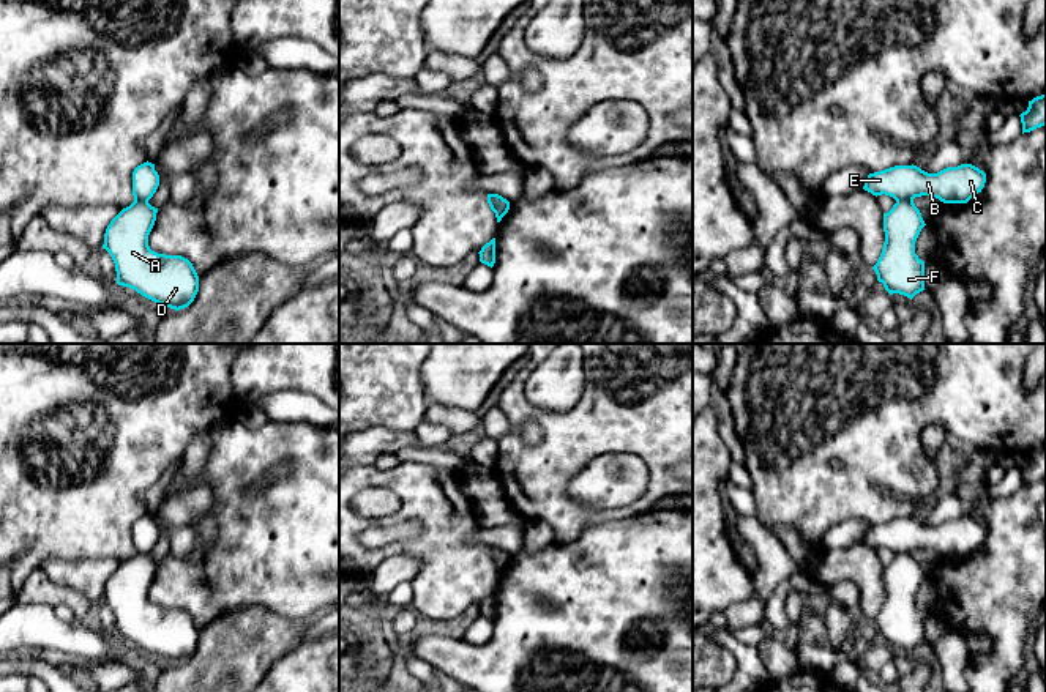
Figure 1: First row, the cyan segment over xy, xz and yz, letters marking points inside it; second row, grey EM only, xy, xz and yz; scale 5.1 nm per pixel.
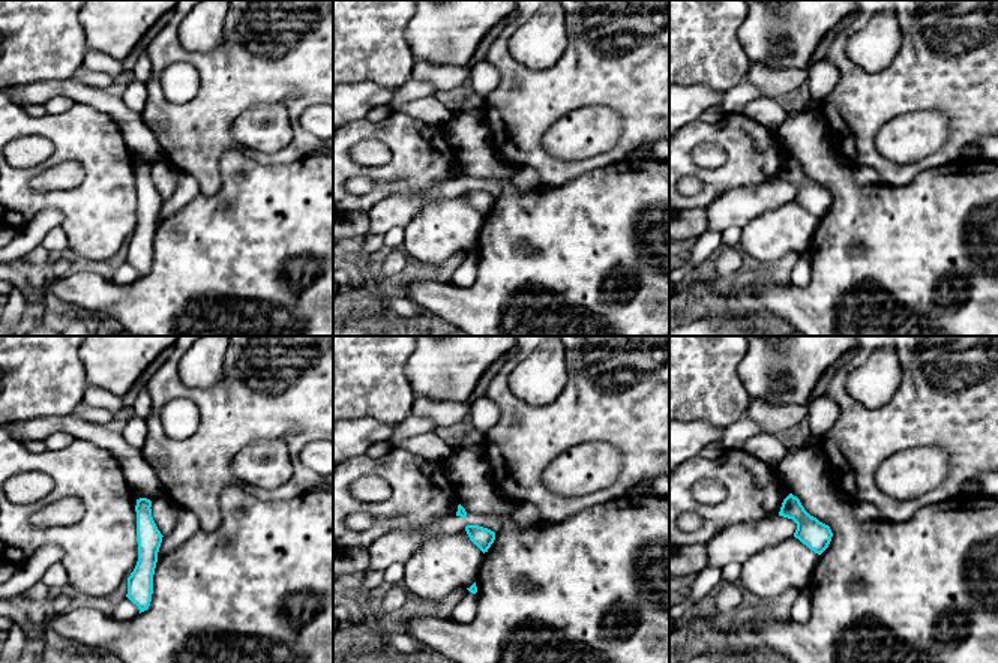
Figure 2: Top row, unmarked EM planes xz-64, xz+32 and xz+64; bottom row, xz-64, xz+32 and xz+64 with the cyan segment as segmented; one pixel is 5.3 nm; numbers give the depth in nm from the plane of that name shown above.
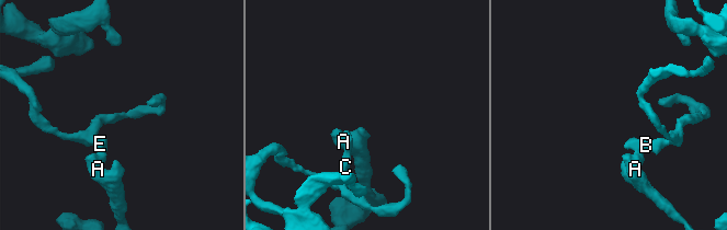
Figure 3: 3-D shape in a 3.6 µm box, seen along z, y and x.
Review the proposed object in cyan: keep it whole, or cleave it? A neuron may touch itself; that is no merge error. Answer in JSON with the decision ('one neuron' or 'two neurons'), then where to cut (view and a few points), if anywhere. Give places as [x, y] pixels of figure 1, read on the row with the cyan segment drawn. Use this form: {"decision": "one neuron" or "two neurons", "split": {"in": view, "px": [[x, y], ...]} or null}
{"decision": "two neurons", "split": {"in": "yz", "px": [[896, 199], [912, 202]]}}

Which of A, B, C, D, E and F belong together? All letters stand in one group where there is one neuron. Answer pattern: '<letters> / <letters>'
A D F / B C E

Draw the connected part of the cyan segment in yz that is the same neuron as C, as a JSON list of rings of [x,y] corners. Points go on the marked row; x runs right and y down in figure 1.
[[[912,164],[869,173],[863,189],[895,200],[913,202],[915,197],[932,195],[943,203],[967,203],[981,192],[984,183],[986,173],[972,164],[947,167],[937,173],[928,173]]]

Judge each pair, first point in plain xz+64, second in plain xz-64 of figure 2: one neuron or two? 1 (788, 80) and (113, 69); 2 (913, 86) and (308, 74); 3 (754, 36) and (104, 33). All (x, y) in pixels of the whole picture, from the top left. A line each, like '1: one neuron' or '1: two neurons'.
1: one neuron
2: one neuron
3: one neuron

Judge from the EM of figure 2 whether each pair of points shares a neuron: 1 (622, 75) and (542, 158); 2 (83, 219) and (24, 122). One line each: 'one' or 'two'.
1: one
2: one

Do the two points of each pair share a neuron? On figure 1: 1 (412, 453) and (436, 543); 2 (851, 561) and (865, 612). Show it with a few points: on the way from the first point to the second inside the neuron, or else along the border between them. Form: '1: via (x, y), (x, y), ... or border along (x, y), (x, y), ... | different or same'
1: border along (401, 461), (420, 461), (450, 470) | different
2: via (863, 574), (868, 579), (868, 599) | same

